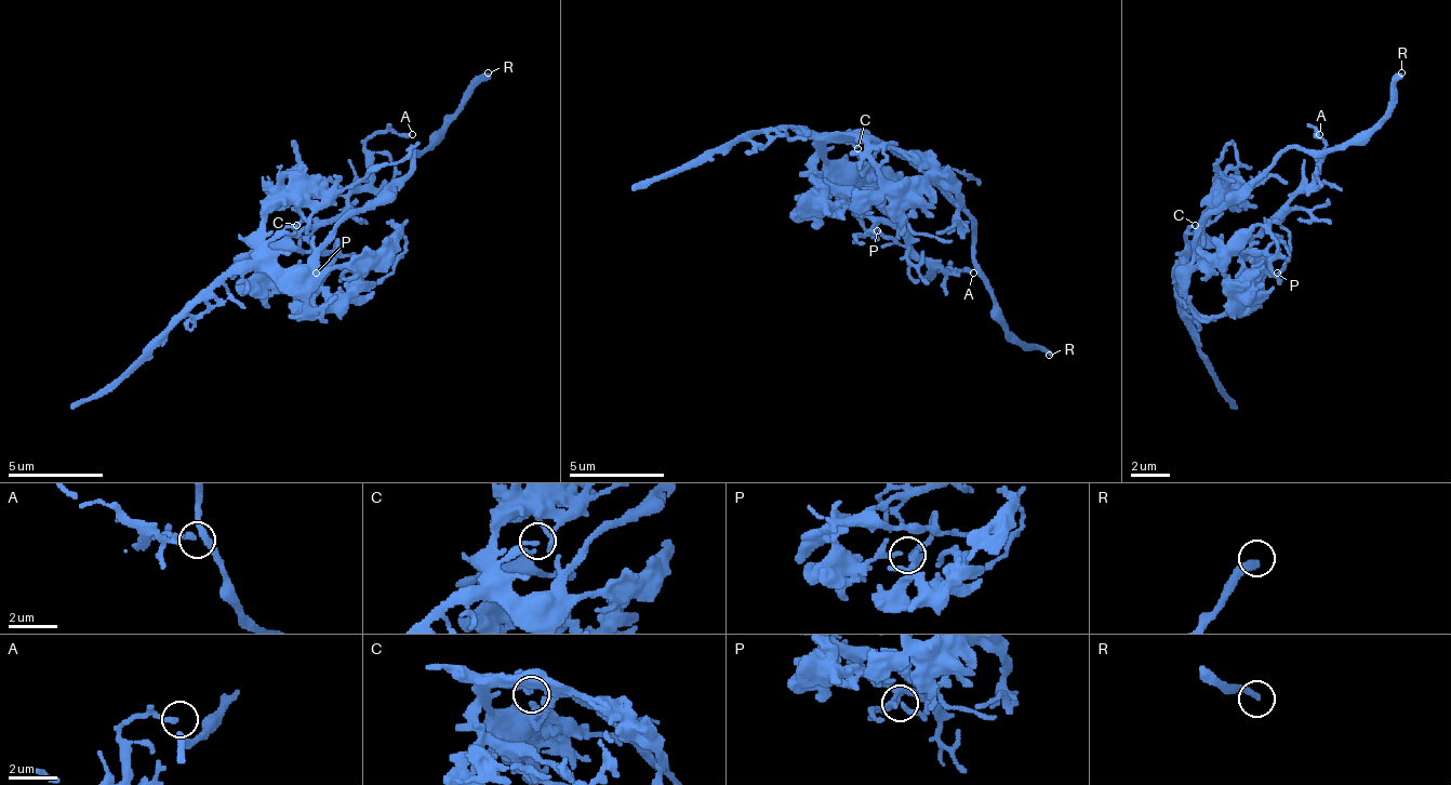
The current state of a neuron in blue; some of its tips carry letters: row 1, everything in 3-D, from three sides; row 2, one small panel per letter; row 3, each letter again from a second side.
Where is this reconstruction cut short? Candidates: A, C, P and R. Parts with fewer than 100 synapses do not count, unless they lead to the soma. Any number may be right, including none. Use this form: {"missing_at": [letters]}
{"missing_at": ["R"]}

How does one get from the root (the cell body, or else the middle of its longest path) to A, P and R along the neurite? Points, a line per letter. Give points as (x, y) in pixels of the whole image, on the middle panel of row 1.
A: (873, 148), (829, 140), (815, 168), (906, 239), (930, 268), (924, 278), (940, 268), (973, 273)
P: (873, 148), (829, 140), (815, 168), (829, 182), (853, 187), (873, 201), (896, 225), (896, 239), (877, 230)
R: (873, 148), (896, 148), (968, 215), (992, 311), (1025, 345), (1049, 355)

